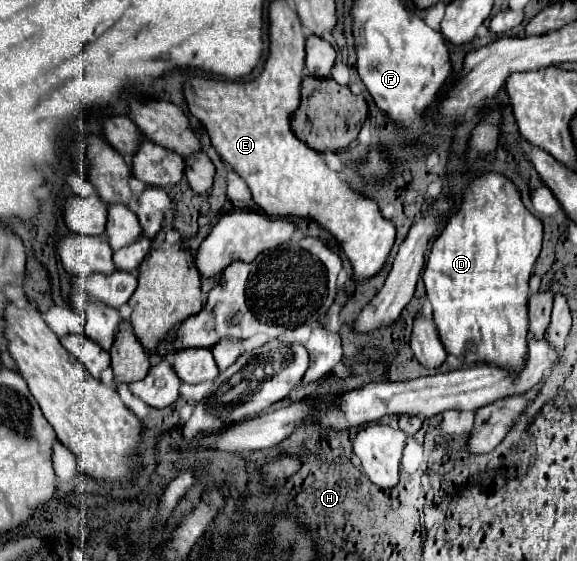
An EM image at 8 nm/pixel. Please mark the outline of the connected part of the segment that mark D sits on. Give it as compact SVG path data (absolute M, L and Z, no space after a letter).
M496 173L472 181L462 197L460 209L448 217L444 231L432 243L422 273L438 333L436 327L424 319L424 315L418 315L410 347L416 361L432 371L442 367L446 353L452 353L466 363L496 365L516 377L526 367L528 359L528 279L542 247L542 223L522 205L516 185Z

